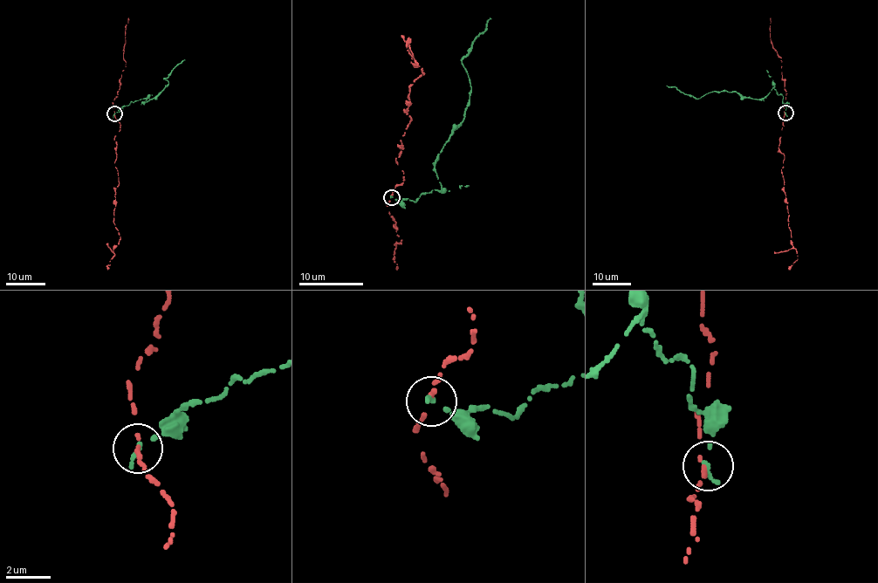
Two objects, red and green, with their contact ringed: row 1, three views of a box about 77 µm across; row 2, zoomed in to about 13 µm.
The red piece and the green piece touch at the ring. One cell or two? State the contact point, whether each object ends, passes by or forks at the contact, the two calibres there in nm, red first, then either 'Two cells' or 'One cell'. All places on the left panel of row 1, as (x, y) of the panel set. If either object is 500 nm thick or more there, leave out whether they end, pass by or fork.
Place: (114, 113). At the ring red ends. At the ring green ends. Thickness 240 nm (red) against 220 nm. Two cells

